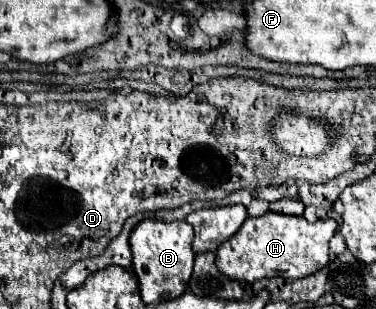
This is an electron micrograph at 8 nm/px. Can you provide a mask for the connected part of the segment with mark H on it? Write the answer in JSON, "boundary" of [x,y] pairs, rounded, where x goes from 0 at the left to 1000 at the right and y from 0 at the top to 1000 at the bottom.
{"boundary":[[[707,686],[707,693],[681,699],[681,706],[660,699],[654,718],[638,731],[638,744],[580,796],[574,861],[612,906],[660,913],[660,919],[681,913],[691,900],[723,900],[723,893],[814,900],[814,893],[846,880],[846,867],[867,861],[867,848],[872,848],[872,783],[888,764],[888,751],[894,751],[888,712],[840,712],[830,725],[803,699],[793,706],[793,699],[761,699],[761,693],[734,693],[734,686]]]}

